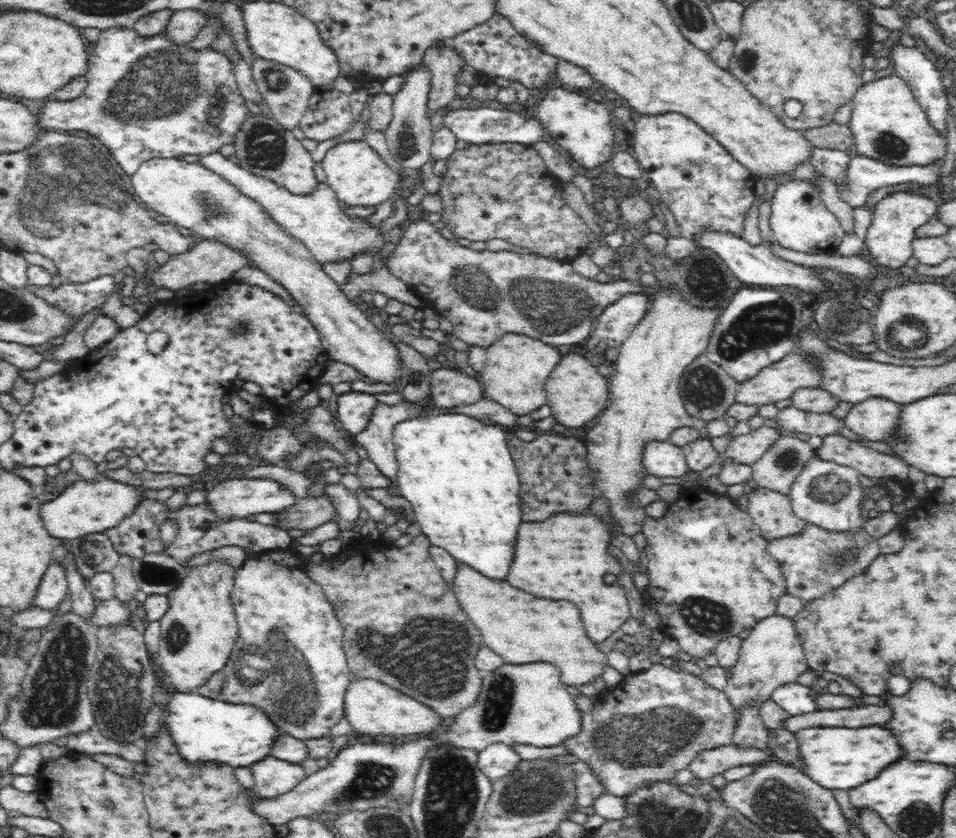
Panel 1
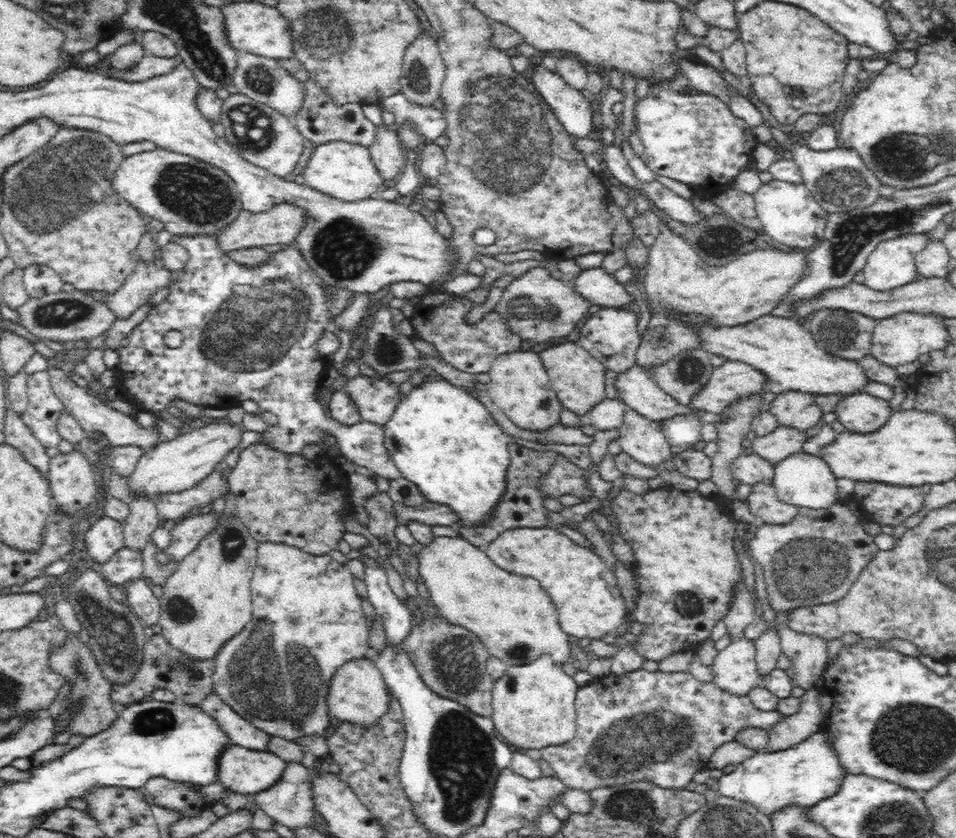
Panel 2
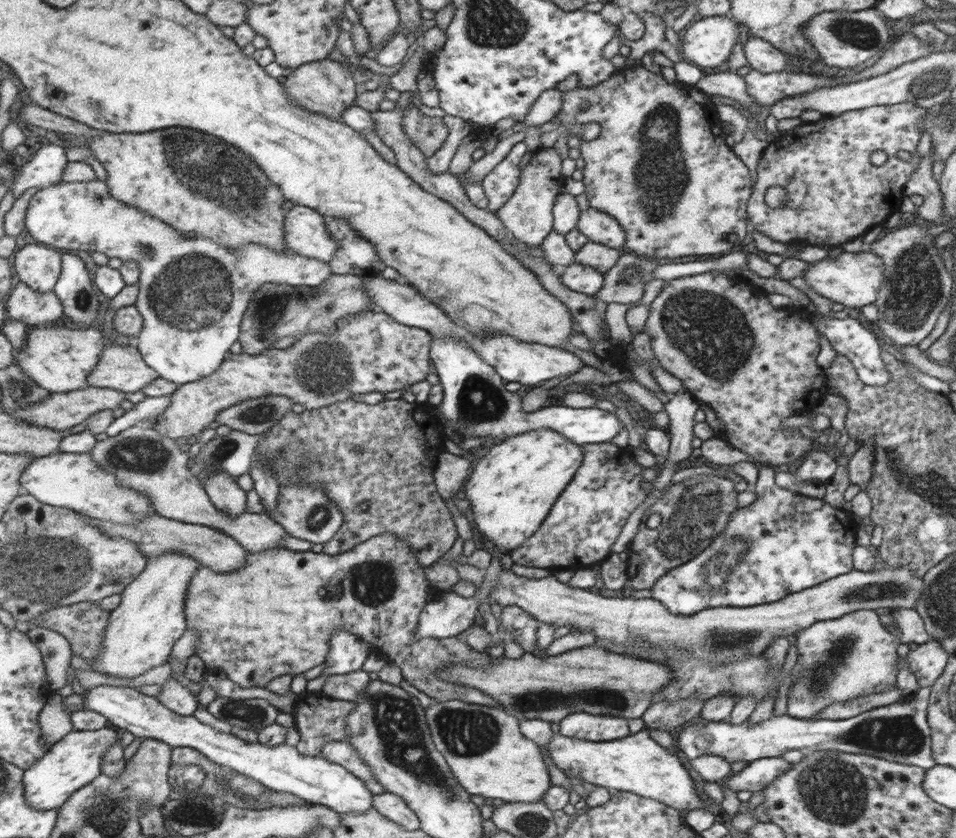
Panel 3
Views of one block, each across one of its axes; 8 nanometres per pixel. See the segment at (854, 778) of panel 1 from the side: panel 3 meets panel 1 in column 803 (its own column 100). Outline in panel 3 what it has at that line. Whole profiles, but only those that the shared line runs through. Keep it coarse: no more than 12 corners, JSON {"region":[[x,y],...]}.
{"region":[[115,727],[74,730],[24,771],[25,799],[58,810],[104,772]]}

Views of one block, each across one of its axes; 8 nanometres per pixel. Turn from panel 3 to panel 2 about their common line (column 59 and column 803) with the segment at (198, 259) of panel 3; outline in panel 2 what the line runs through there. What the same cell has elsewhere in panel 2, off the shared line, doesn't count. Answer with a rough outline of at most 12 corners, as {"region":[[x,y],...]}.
{"region":[[773,179],[753,200],[776,245],[822,241],[829,213],[803,183]]}

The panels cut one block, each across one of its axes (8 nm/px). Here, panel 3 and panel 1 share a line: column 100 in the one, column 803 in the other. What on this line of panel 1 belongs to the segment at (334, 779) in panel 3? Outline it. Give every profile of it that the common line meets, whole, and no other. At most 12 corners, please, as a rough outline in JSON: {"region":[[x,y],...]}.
{"region":[[796,682],[778,686],[769,698],[789,716],[818,710],[811,690]]}

